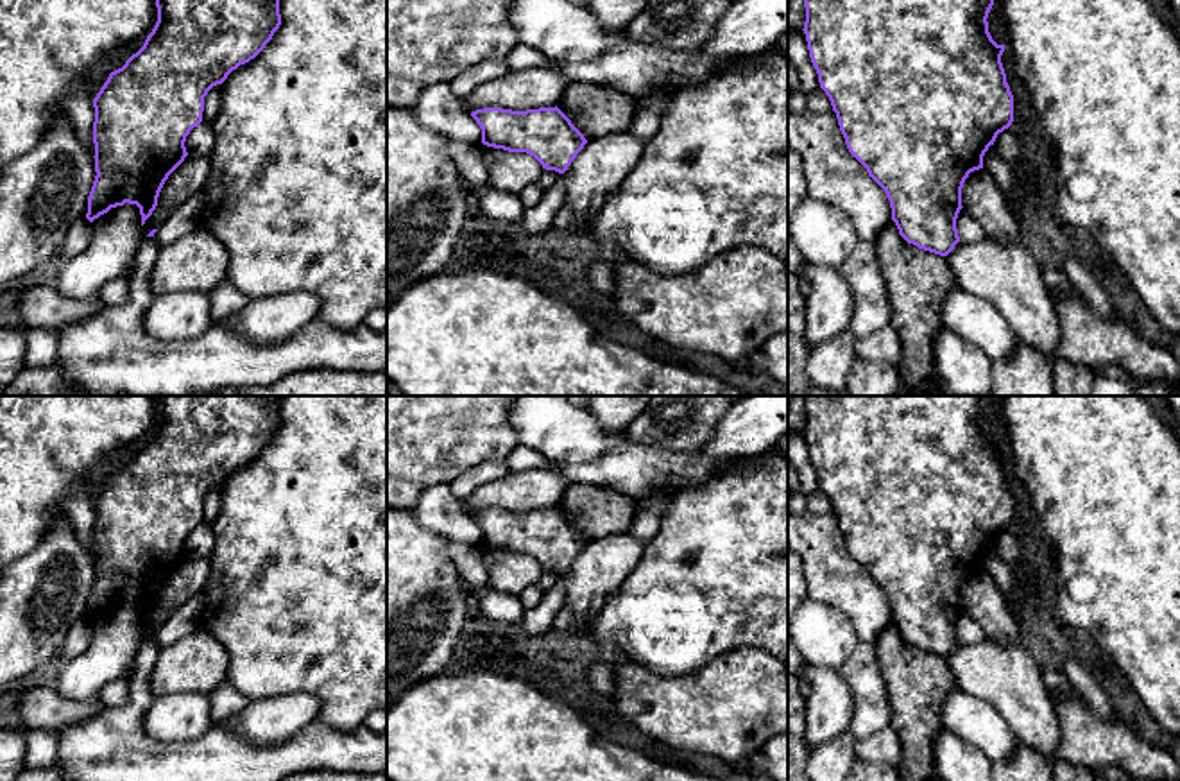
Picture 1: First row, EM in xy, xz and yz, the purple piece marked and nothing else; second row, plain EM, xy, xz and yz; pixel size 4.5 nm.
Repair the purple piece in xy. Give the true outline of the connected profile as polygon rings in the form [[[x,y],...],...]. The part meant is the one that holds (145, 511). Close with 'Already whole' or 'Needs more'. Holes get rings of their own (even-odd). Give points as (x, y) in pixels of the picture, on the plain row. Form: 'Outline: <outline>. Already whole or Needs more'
Outline: [[[158,396],[158,423],[143,448],[125,466],[109,475],[93,500],[95,582],[88,598],[86,620],[93,623],[111,609],[136,605],[141,627],[158,607],[168,577],[188,557],[184,543],[202,523],[204,498],[222,485],[240,466],[254,460],[281,426],[278,396]]]. Already whole

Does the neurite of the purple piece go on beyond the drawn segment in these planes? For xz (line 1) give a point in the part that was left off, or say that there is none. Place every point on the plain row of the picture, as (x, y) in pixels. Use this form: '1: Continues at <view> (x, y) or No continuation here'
1: No continuation here

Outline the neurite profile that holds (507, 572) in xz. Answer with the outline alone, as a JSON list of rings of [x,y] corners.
[[[483,545],[478,546],[478,552],[489,571],[489,591],[519,596],[525,588],[537,584],[544,573],[543,566],[526,554],[509,554]]]

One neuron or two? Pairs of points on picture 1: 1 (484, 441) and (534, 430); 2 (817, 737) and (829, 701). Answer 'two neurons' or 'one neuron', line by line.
1: two neurons
2: one neuron

